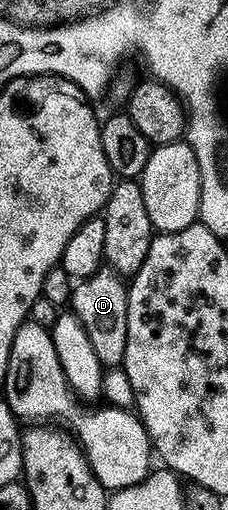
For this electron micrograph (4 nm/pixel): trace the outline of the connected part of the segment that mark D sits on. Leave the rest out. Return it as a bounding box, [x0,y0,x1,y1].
[71,265,129,368]

